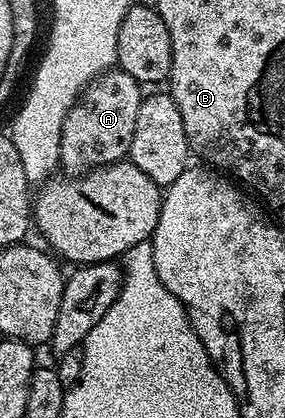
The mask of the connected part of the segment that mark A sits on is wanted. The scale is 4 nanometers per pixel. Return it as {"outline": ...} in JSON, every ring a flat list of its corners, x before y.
{"outline":[[120,68,106,70,67,112,61,133,60,167,69,176,84,176,98,166,128,159,135,120,143,97,142,83]]}

